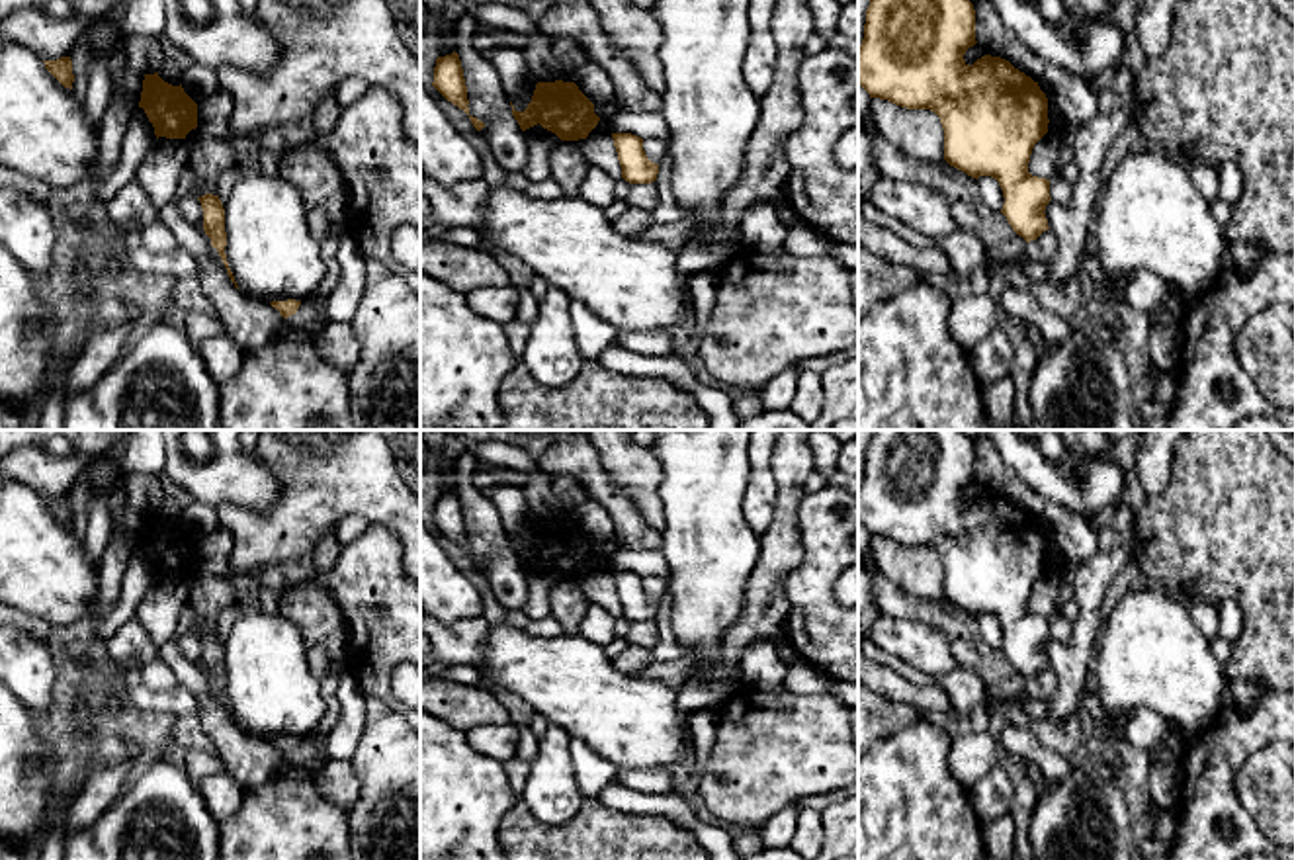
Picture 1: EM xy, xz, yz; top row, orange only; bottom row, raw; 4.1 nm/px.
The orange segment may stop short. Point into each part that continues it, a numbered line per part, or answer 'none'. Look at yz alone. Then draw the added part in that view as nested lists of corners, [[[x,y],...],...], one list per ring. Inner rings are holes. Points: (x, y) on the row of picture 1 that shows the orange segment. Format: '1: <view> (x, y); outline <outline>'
none

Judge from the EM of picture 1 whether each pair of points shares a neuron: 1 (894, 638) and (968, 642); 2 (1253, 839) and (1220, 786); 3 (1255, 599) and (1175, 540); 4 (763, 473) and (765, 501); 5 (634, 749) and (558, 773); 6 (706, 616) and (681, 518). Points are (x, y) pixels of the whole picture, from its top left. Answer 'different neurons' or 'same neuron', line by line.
1: different neurons
2: same neuron
3: same neuron
4: same neuron
5: different neurons
6: same neuron

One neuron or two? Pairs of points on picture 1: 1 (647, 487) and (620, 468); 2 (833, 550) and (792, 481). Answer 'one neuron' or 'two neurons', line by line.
1: one neuron
2: two neurons

